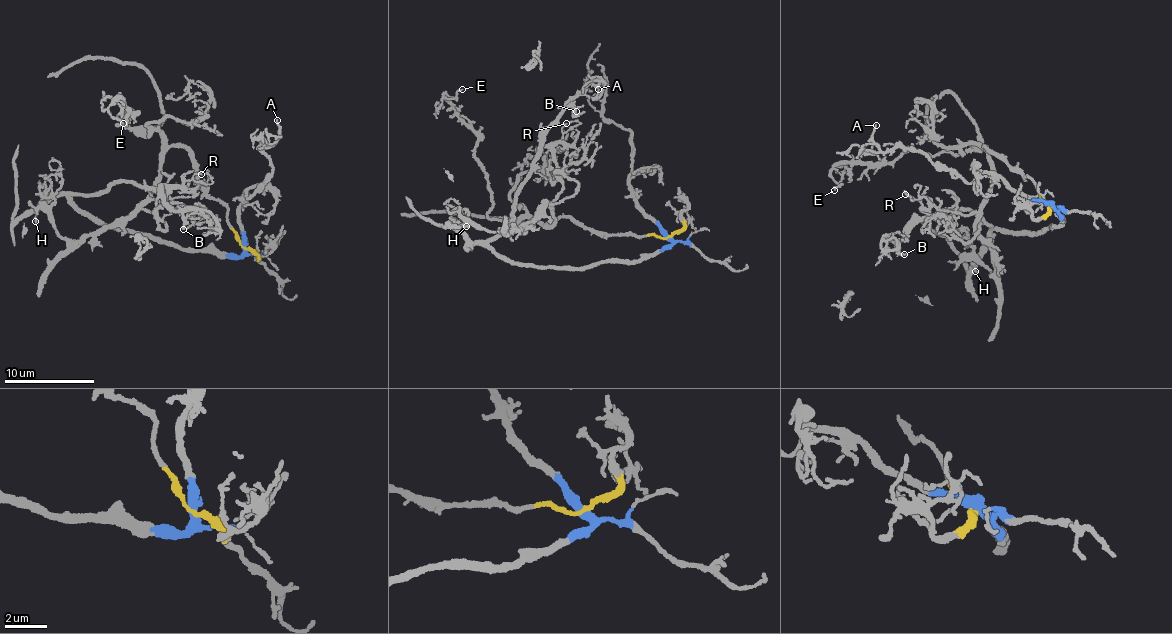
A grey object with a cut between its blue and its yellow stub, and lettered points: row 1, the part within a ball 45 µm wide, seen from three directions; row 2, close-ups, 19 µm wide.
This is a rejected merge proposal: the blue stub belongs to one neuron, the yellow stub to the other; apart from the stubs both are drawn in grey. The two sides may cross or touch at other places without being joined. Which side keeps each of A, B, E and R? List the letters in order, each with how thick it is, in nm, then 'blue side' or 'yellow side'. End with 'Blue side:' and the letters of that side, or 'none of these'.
A: 130 nm thick; blue side
B: 110 nm thick; blue side
E: 130 nm thick; yellow side
R: 130 nm thick; yellow side
Blue side: A, B

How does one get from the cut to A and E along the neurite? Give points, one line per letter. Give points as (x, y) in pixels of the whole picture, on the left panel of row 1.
A: (243, 248), (239, 220), (244, 193), (248, 198), (263, 188), (271, 169), (260, 146), (273, 144), (276, 120)
E: (243, 248), (186, 150), (155, 129), (118, 125), (134, 112), (120, 97), (110, 111), (122, 124)

